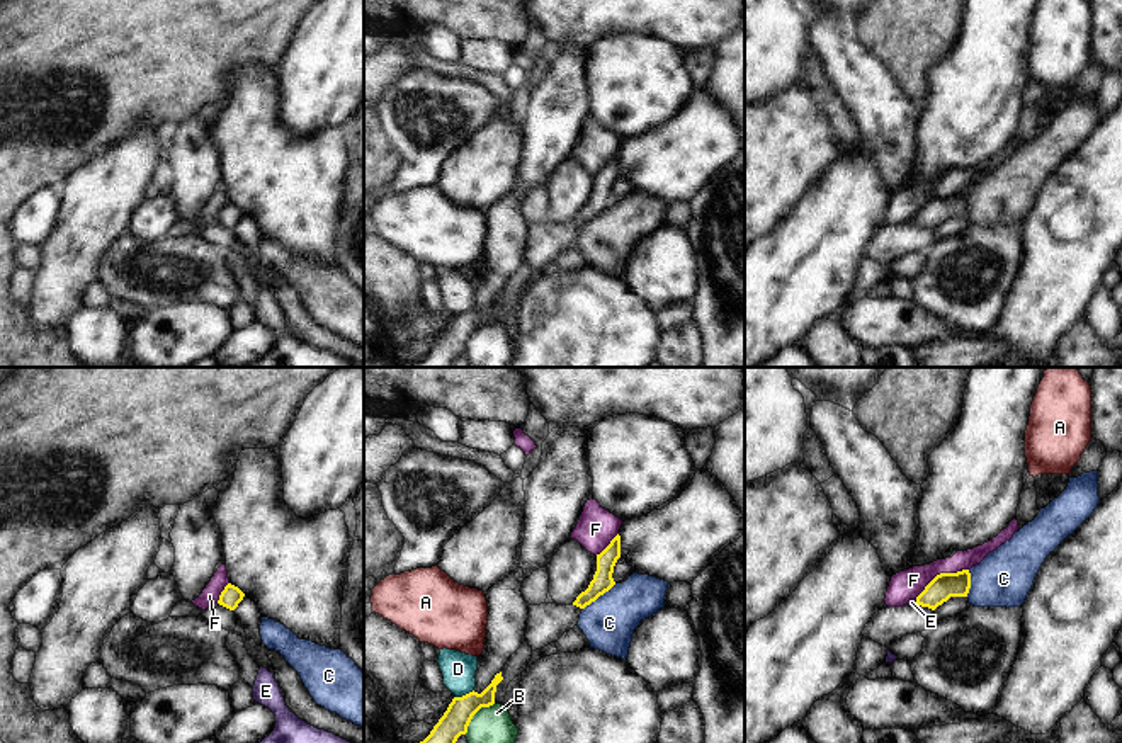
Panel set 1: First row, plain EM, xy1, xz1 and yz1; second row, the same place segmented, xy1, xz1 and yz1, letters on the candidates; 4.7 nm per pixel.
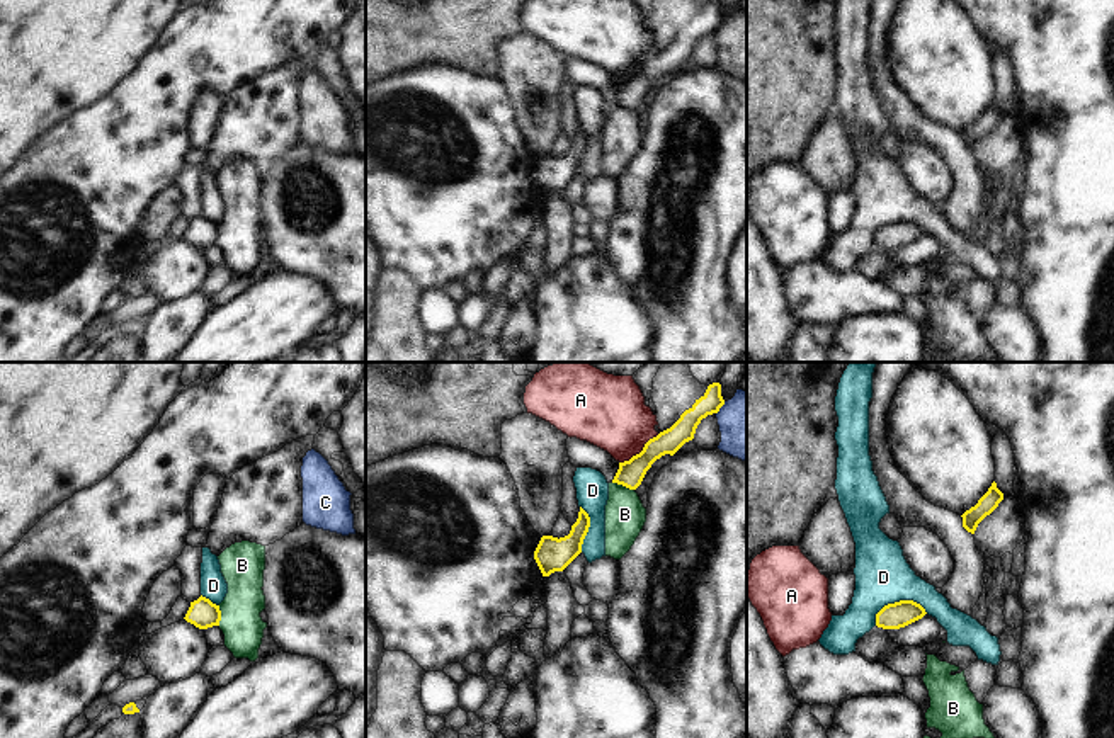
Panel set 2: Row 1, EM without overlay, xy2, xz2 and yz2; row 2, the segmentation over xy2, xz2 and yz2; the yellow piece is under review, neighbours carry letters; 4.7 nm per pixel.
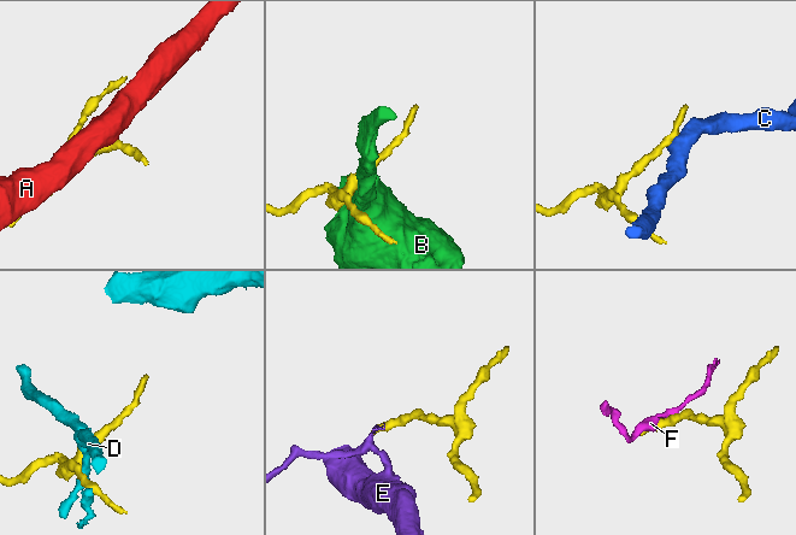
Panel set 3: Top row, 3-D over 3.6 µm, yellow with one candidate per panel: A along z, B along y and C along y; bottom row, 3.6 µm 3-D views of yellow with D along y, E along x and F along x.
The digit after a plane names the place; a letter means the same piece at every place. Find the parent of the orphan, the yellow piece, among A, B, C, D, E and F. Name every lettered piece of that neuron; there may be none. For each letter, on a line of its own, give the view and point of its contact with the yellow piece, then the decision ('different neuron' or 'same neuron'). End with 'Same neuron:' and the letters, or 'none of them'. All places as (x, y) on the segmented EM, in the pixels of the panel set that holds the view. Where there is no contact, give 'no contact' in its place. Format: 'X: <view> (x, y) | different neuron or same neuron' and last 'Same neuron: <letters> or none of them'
A: xz2 (642, 451) | different neuron
B: xz1 (475, 713) | different neuron
C: xz1 (599, 595) | different neuron
D: yz2 (897, 602) | different neuron
E: yz1 (917, 602) | same neuron
F: yz1 (937, 575) | different neuron
Same neuron: E

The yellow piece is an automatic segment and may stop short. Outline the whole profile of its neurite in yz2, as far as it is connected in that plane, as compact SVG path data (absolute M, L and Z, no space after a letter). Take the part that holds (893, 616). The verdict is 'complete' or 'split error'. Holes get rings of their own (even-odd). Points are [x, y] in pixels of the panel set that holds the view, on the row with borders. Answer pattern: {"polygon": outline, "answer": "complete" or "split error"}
{"polygon": "M900 600L884 605L876 614L876 626L883 629L900 629L925 616L925 609L913 600Z", "answer": "complete"}

